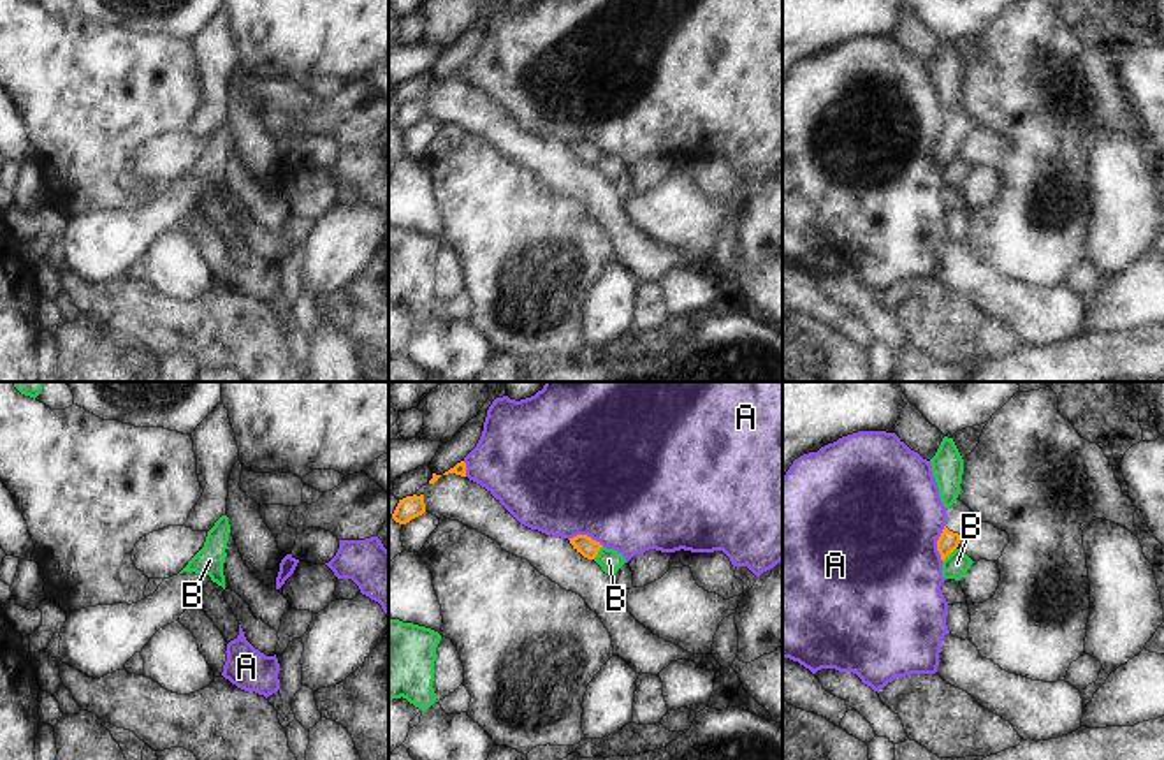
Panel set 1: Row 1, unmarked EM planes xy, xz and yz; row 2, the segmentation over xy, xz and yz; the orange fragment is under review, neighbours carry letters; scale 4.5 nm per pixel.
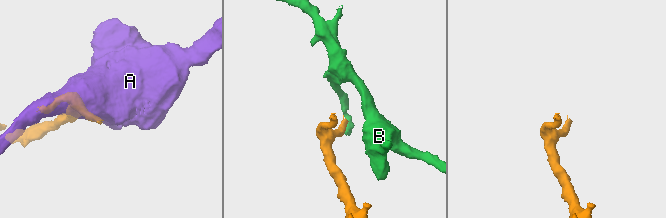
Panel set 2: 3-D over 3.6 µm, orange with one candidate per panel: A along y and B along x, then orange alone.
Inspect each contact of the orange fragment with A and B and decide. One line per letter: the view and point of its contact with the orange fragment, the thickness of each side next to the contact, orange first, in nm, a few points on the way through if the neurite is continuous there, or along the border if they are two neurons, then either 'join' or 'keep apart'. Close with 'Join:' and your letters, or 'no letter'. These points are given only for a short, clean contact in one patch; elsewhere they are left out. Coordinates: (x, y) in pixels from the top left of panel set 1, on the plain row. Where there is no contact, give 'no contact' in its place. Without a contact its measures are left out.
A: yz (938, 148) | 90/500 nm | keep apart
B: yz (950, 159) | 90/110 nm | along yz (955, 153), (943, 168) | keep apart
Join: no letter

